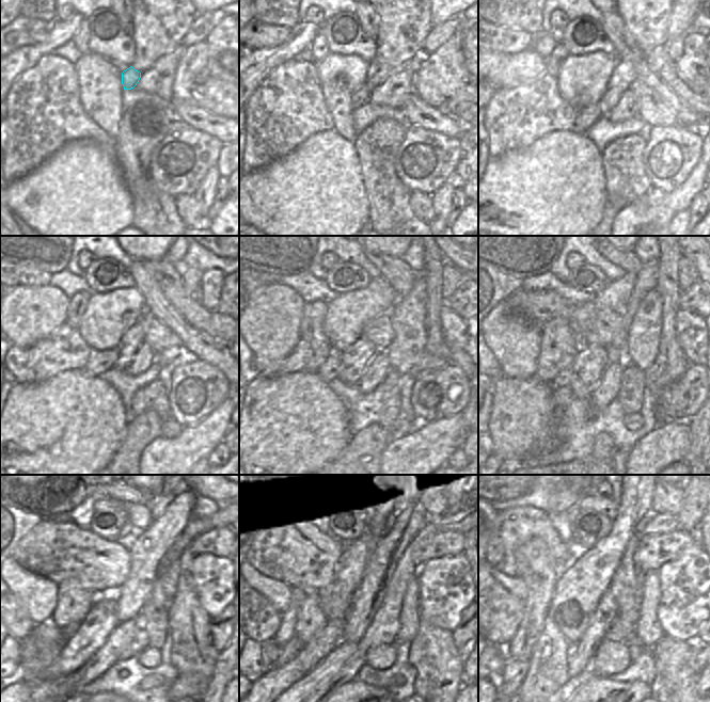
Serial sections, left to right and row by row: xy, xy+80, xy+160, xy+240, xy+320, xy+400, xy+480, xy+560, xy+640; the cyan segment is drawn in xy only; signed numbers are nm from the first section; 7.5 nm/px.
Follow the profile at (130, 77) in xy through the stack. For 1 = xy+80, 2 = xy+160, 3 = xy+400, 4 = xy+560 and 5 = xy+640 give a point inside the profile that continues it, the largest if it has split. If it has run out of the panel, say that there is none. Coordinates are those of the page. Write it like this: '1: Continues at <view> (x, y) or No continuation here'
1: Continues at xy+80 (362, 95)
2: Continues at xy+160 (586, 116)
3: Continues at xy+400 (563, 379)
4: Continues at xy+560 (287, 652)
5: Continues at xy+640 (514, 673)

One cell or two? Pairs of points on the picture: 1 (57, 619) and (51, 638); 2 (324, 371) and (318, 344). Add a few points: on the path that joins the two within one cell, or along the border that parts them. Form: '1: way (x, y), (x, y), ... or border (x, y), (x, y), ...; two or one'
1: border (51, 622), (61, 629); two
2: border (334, 351), (316, 371); two

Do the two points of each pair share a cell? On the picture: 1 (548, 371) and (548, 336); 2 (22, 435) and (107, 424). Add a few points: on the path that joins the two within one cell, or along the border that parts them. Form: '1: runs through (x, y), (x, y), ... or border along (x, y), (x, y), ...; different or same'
1: runs through (548, 363), (548, 345); same
2: runs through (44, 430), (64, 430), (73, 424), (85, 424); same

